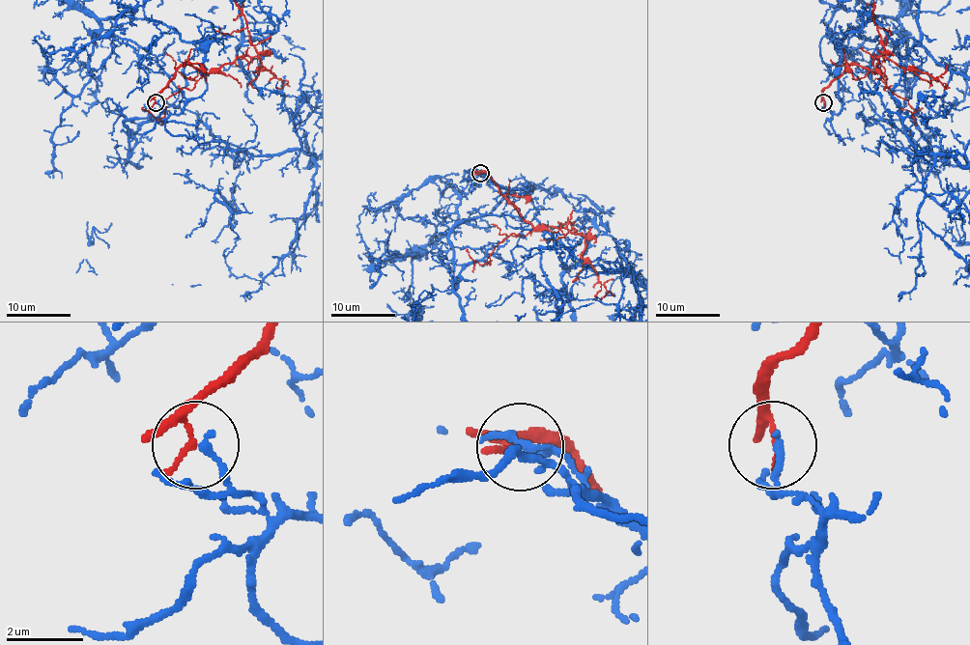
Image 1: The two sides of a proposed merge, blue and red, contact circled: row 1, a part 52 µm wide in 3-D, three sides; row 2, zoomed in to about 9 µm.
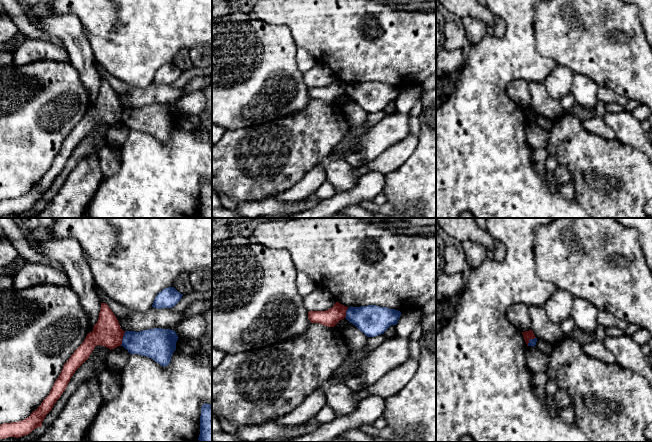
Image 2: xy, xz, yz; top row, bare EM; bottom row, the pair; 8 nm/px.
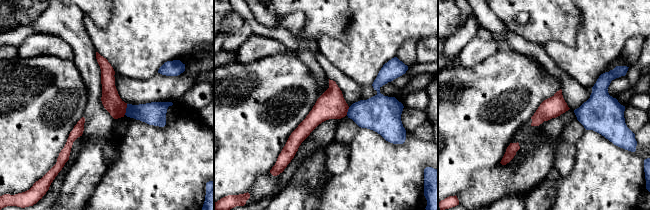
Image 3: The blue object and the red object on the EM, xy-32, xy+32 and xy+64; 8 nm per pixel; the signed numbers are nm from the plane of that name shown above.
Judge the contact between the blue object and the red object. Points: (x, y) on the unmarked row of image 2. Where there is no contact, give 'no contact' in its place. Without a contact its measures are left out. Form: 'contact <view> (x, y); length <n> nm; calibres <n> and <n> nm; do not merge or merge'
contact xy (122, 115); length 120 nm; calibres 240 and 220 nm; do not merge

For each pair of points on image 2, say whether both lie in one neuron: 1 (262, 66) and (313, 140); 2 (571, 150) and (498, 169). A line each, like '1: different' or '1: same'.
1: different
2: different

